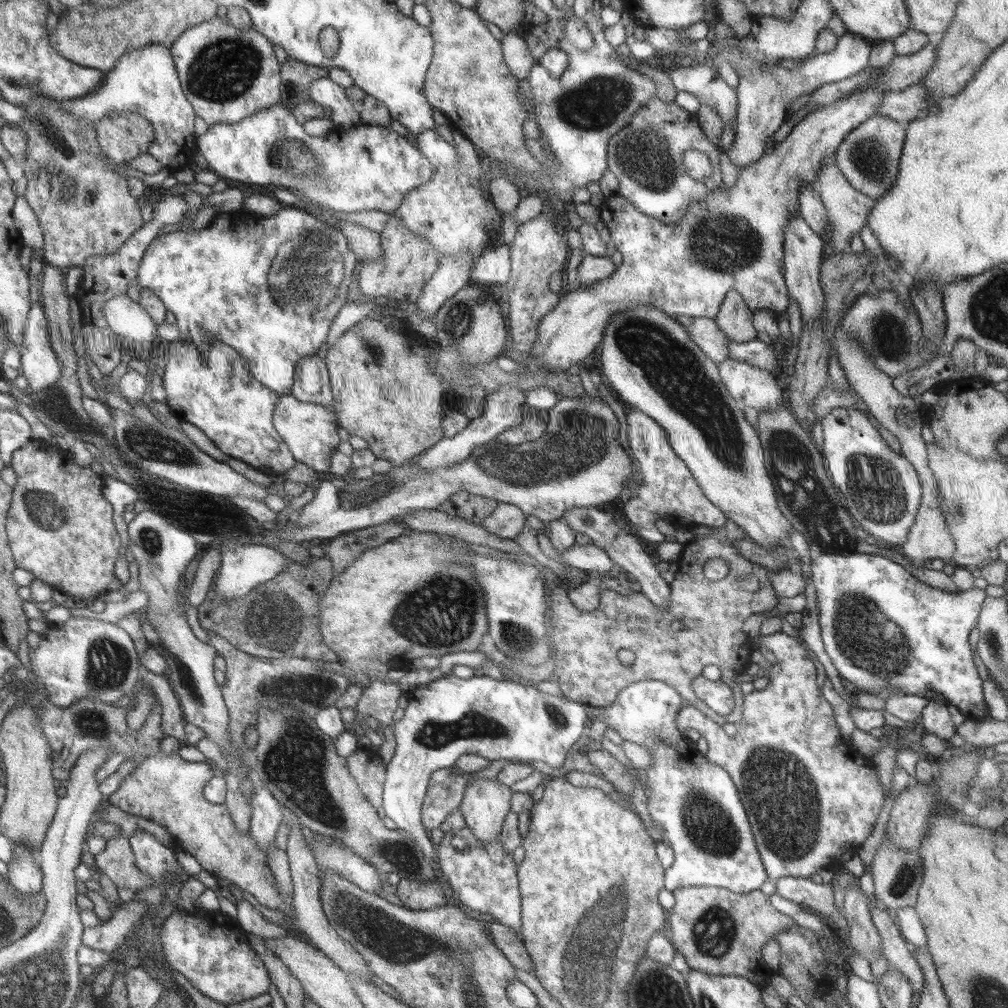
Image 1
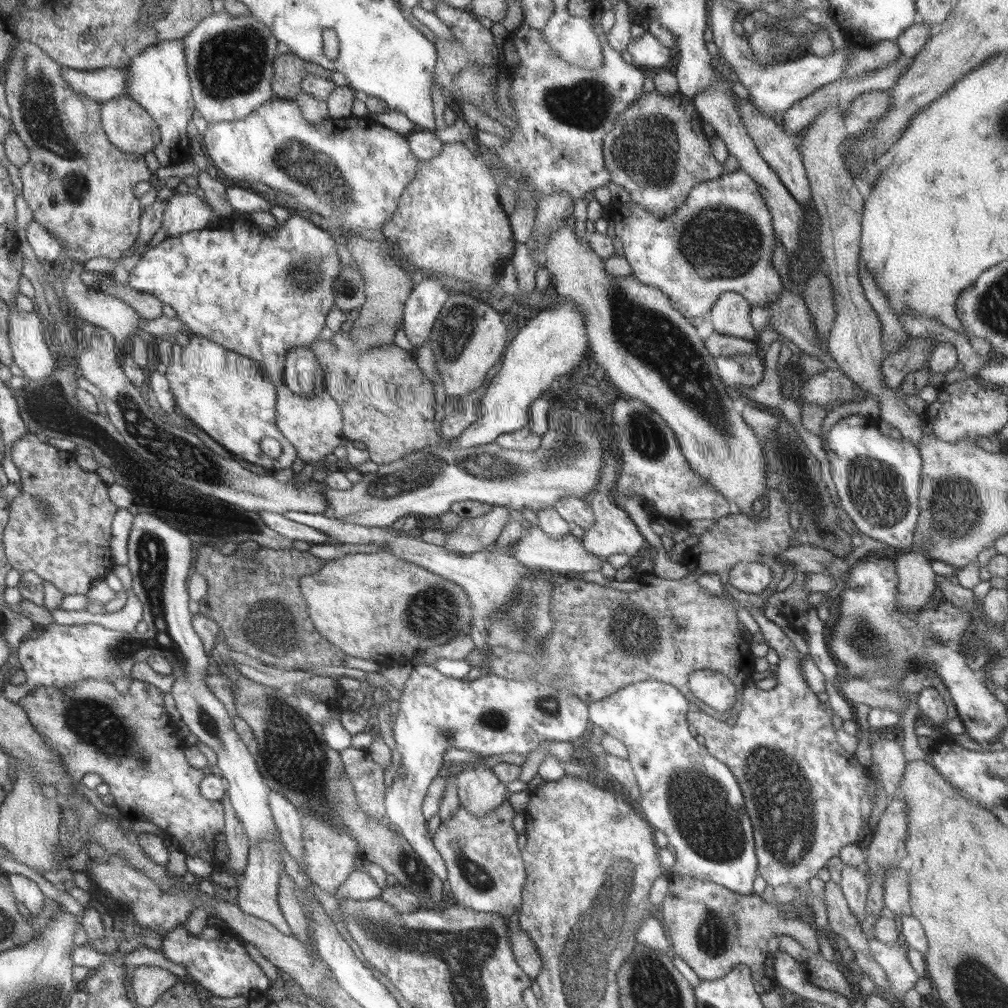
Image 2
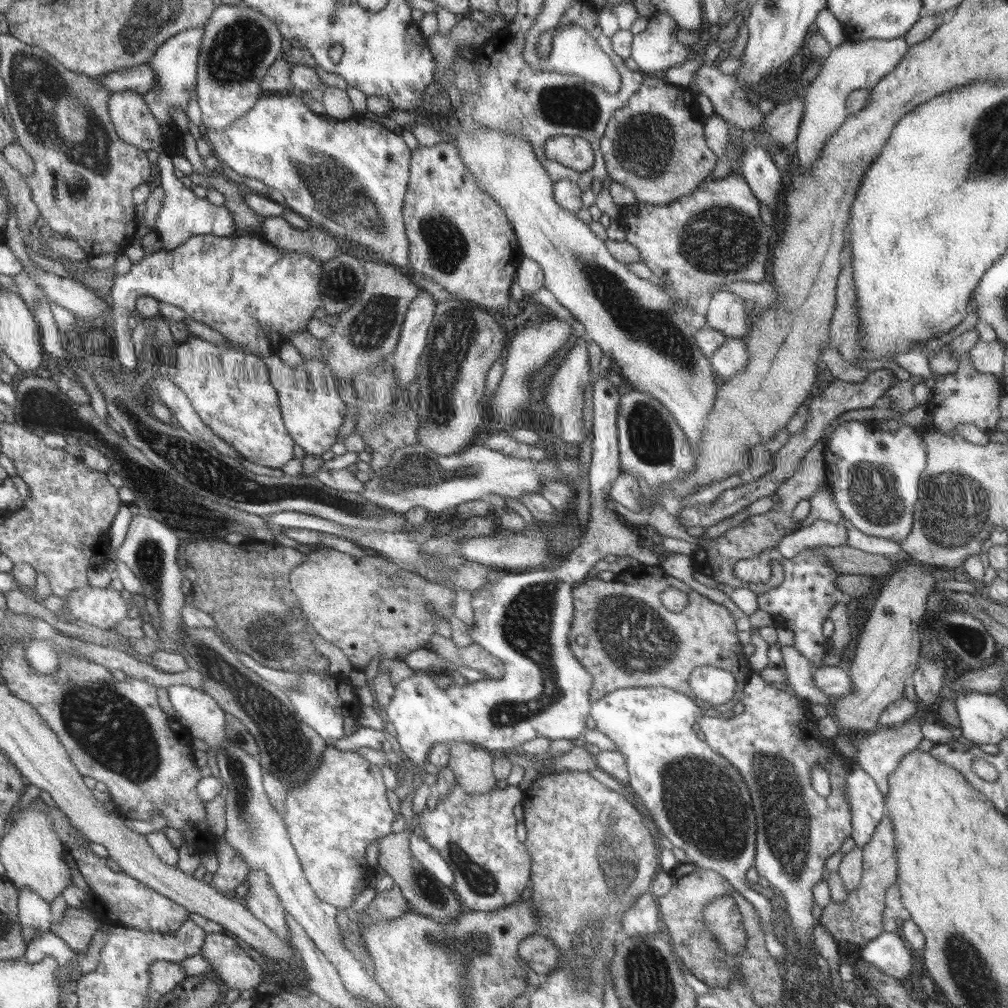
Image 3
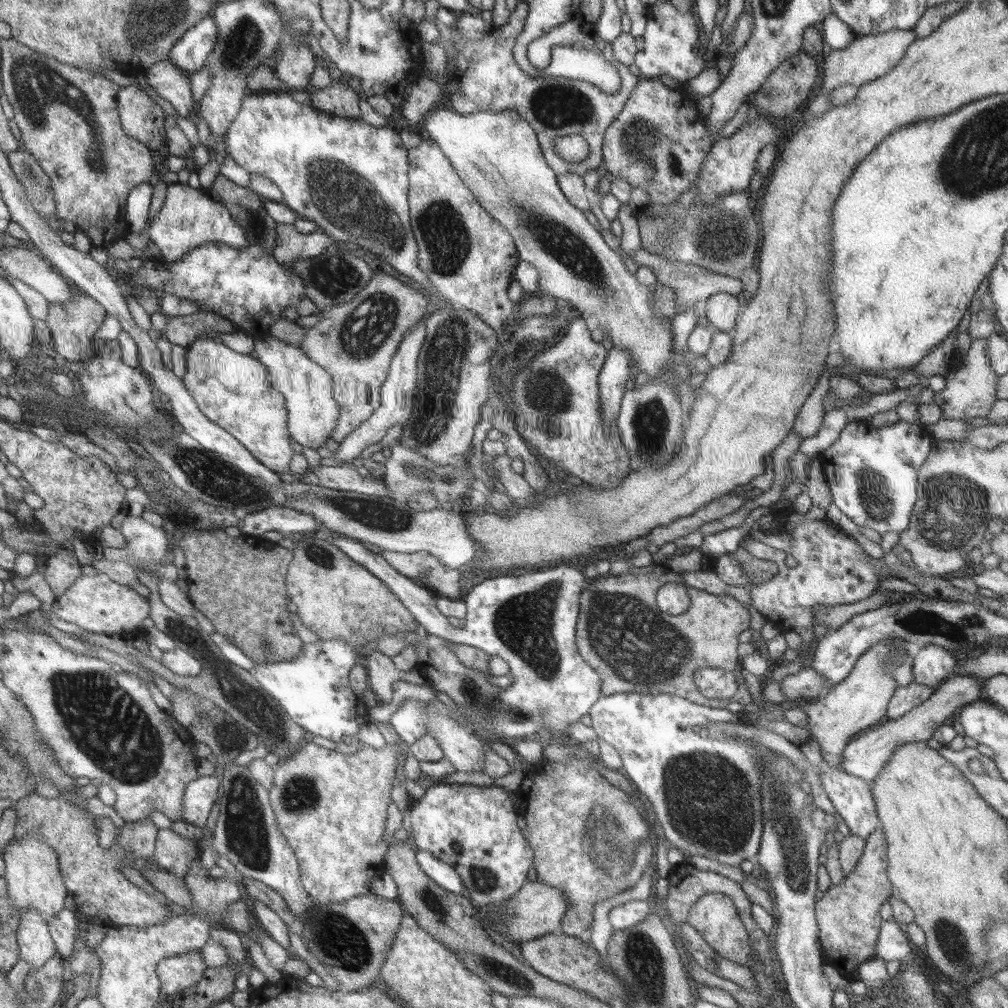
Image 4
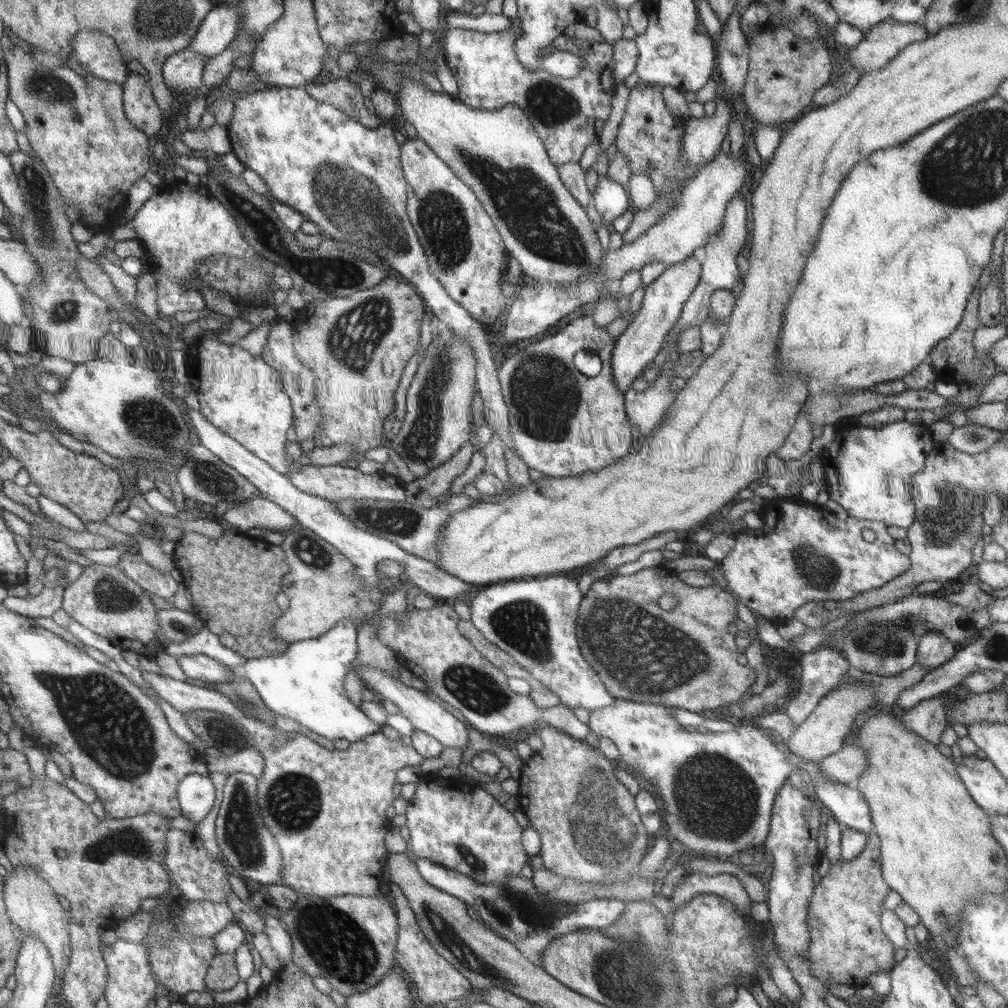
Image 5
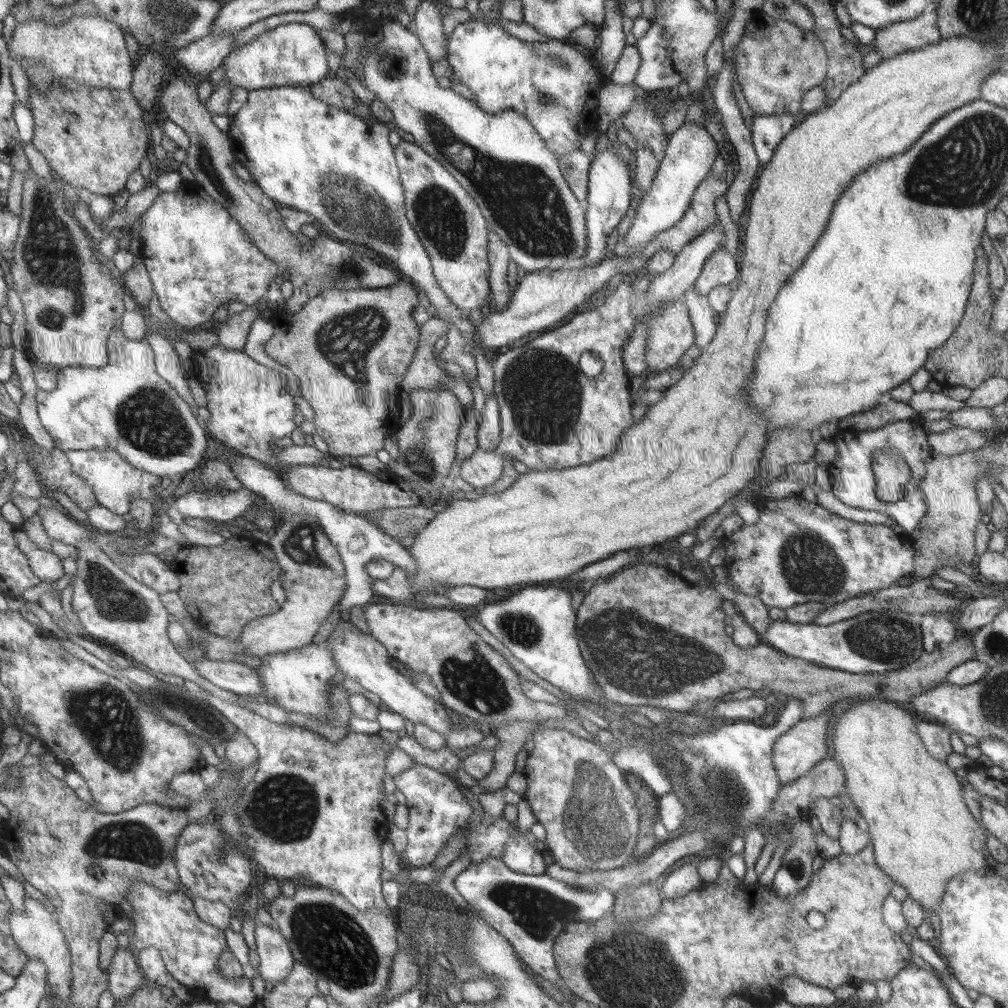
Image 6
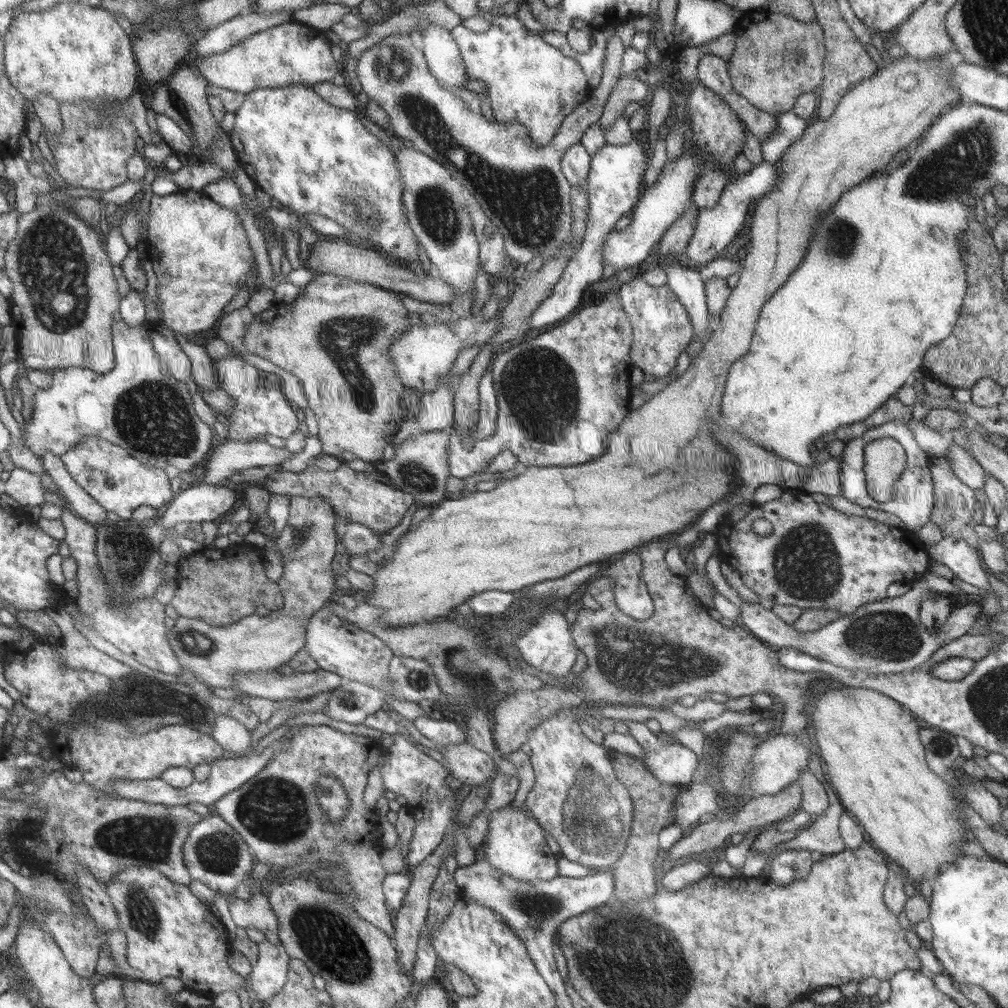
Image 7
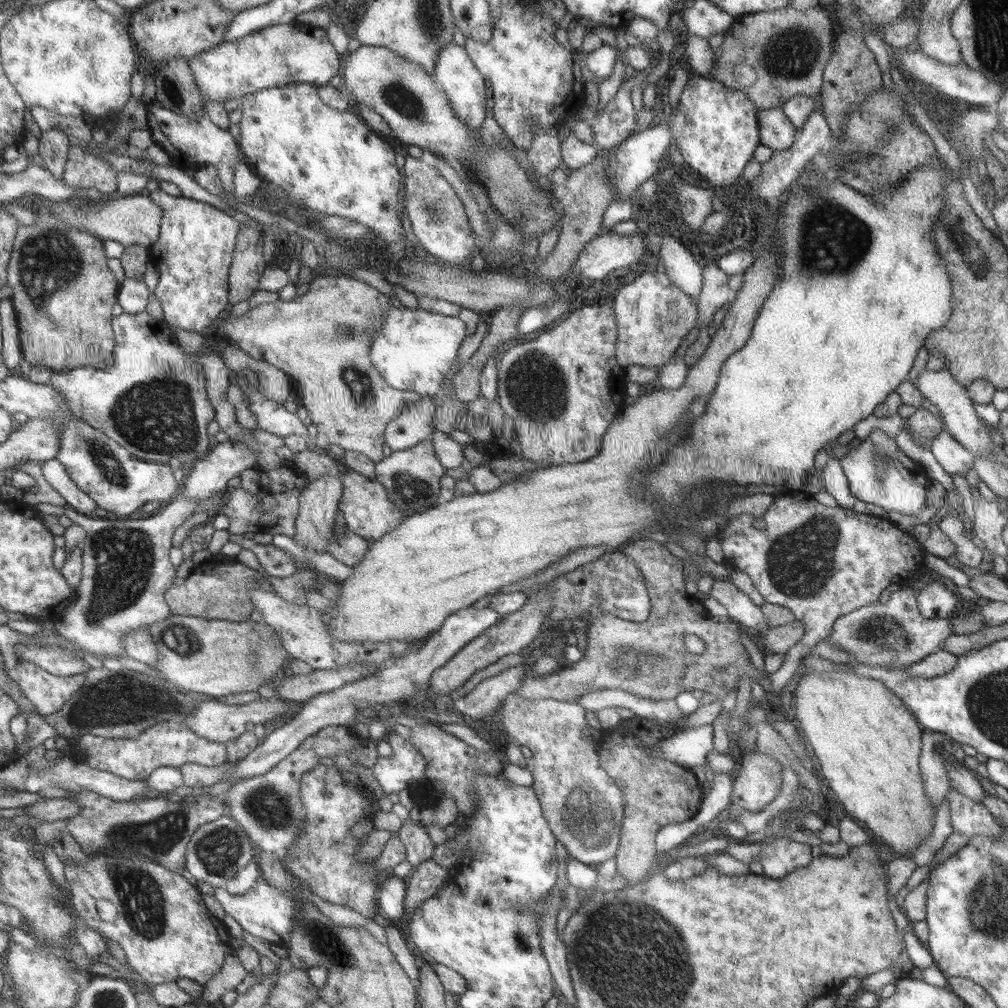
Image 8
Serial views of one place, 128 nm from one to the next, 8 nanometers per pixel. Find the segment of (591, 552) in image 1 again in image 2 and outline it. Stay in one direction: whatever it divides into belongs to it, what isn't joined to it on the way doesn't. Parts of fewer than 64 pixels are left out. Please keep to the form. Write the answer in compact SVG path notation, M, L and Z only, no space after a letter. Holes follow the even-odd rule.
M539 526L531 527L527 535L523 536L516 544L511 546L511 553L529 569L538 573L548 574L557 572L565 575L567 572L590 573L598 572L604 560L601 556L596 556L584 546L581 539L568 534L560 540L550 538Z

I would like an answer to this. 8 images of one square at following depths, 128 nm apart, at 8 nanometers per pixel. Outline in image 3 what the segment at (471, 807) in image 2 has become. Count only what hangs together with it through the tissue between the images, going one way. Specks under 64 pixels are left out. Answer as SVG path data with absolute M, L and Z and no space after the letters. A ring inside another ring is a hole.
M453 742L452 744L448 744L448 746L451 750L448 766L453 770L458 785L469 794L484 794L497 787L497 778L493 774L493 759L495 754L470 742Z

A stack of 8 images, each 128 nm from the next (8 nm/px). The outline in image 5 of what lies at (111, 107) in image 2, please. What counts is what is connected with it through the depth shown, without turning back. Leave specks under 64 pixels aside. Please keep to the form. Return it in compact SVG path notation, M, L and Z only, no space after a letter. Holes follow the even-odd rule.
M134 73L124 82L124 107L129 121L146 136L156 136L162 128L162 114L158 103L152 98L150 80Z

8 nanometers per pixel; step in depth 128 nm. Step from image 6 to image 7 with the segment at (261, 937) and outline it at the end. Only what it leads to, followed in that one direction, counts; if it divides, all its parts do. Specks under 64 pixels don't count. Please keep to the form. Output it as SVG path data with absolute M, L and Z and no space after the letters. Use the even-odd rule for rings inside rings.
M268 939L258 944L259 954L250 975L251 988L263 1003L269 1001L288 981L290 957L282 943L273 944Z

